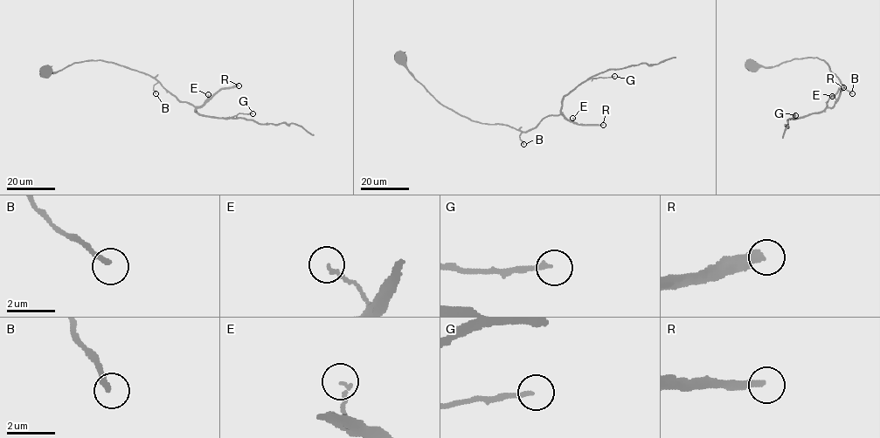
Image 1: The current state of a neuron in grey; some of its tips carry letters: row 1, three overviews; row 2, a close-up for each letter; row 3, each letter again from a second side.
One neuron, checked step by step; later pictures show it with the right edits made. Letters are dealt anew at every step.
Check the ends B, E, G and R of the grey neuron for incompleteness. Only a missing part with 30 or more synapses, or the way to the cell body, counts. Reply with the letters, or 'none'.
R

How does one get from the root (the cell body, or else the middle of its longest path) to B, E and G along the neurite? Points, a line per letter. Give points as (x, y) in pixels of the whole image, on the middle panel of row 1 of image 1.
B: (400, 58), (408, 71), (441, 104), (472, 120), (504, 124), (522, 131), (519, 135), (523, 144)
E: (400, 58), (439, 101), (472, 120), (527, 132), (549, 116), (562, 114), (572, 122), (572, 118)
G: (400, 58), (443, 105), (472, 120), (523, 132), (545, 117), (558, 115), (563, 98), (587, 79), (614, 76)

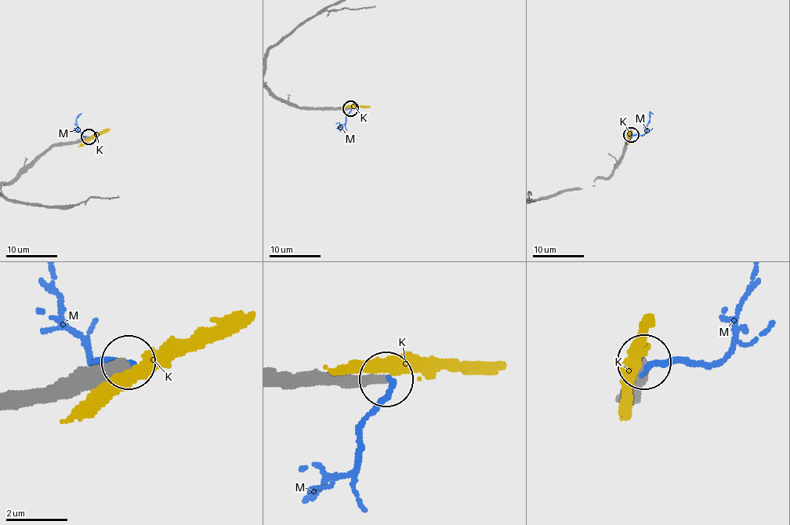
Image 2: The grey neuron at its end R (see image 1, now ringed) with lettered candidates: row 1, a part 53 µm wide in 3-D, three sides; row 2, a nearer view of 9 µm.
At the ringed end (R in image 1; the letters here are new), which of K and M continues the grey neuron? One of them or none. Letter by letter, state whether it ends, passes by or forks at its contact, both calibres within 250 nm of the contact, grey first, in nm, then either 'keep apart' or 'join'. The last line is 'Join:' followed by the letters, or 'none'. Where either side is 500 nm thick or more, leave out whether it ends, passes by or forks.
K: it passes by; calibres 420 and 380 nm; keep apart
M: it ends; calibres 320 and 190 nm; keep apart
Join: none

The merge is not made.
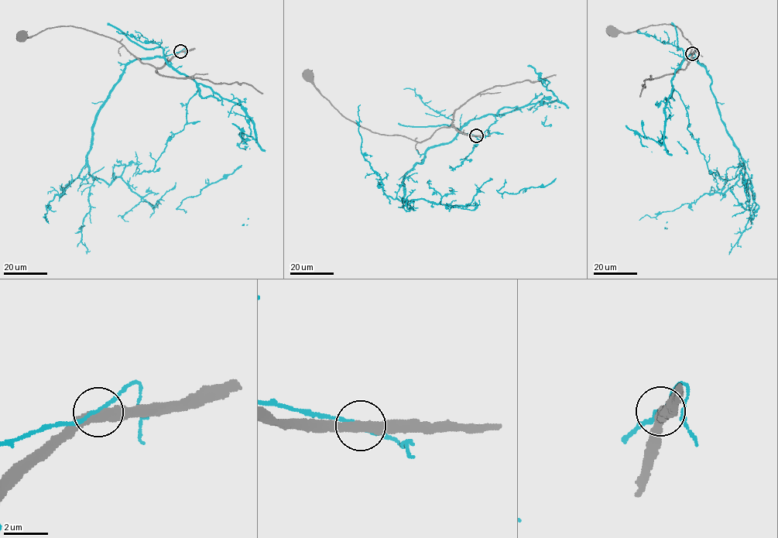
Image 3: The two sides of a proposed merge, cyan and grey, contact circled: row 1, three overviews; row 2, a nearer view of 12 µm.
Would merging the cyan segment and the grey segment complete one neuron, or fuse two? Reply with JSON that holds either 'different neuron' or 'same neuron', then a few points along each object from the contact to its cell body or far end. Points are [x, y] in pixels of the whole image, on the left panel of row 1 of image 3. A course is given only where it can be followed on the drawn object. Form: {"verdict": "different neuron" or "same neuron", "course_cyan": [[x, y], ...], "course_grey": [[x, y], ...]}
{"verdict": "different neuron", "course_cyan": [[181, 51], [125, 66], [97, 116], [88, 173], [176, 208], [241, 165]], "course_grey": [[181, 51], [161, 67], [154, 67], [142, 63], [119, 42], [73, 26], [46, 28], [32, 36], [22, 36]]}

